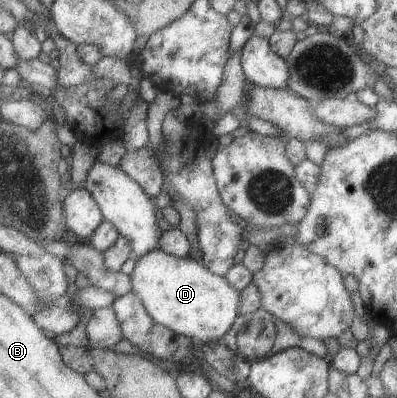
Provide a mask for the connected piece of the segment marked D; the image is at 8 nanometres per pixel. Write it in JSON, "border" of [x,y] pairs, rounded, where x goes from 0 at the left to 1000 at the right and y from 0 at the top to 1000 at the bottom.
{"border":[[[398,623],[383,636],[343,646],[343,666],[327,691],[335,698],[335,729],[358,746],[360,764],[368,766],[393,809],[431,824],[443,839],[479,847],[514,867],[531,854],[562,857],[567,839],[607,791],[602,784],[610,736],[582,709],[574,709],[569,696],[547,691],[511,658],[504,663],[499,653],[486,653],[479,643],[446,646]]]}

